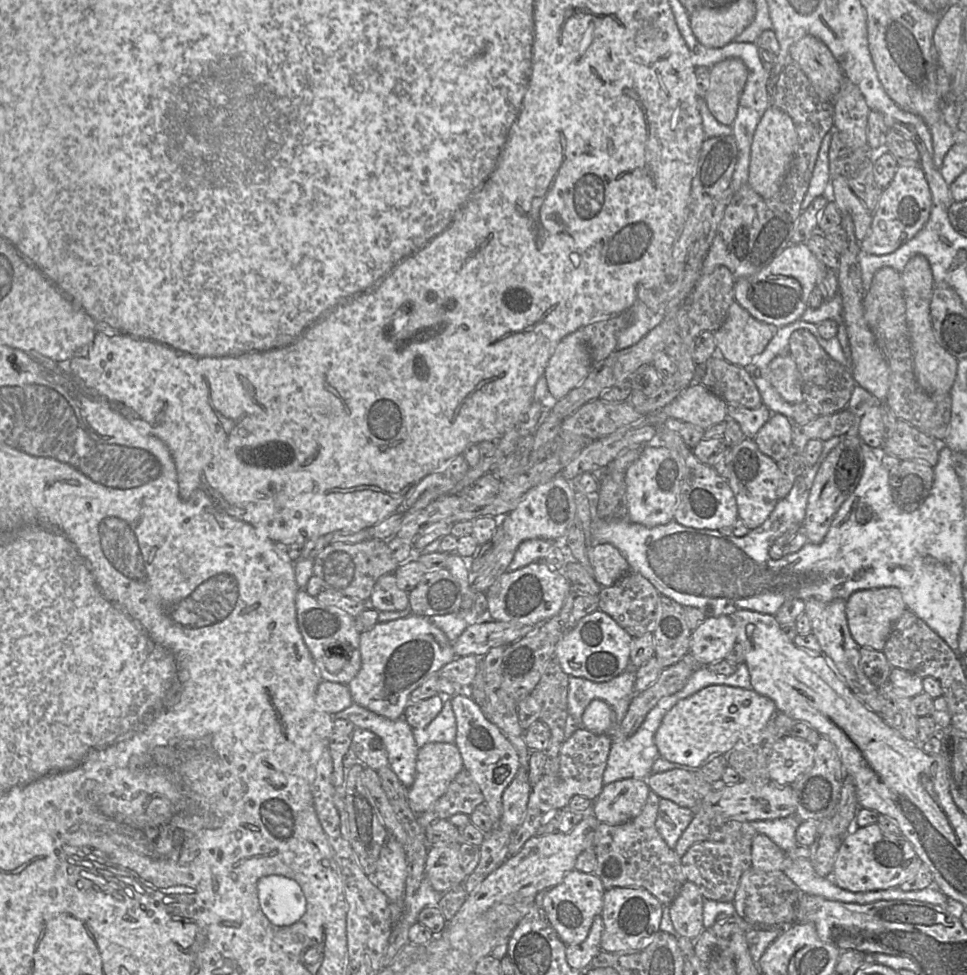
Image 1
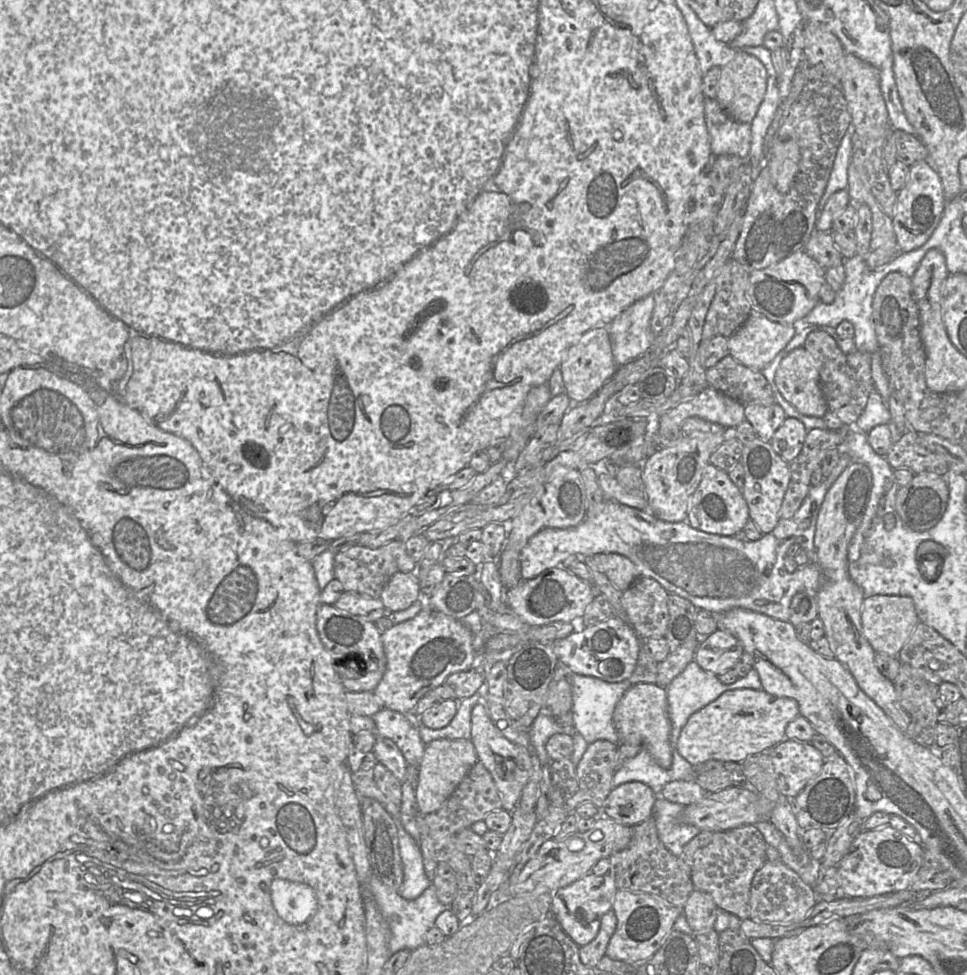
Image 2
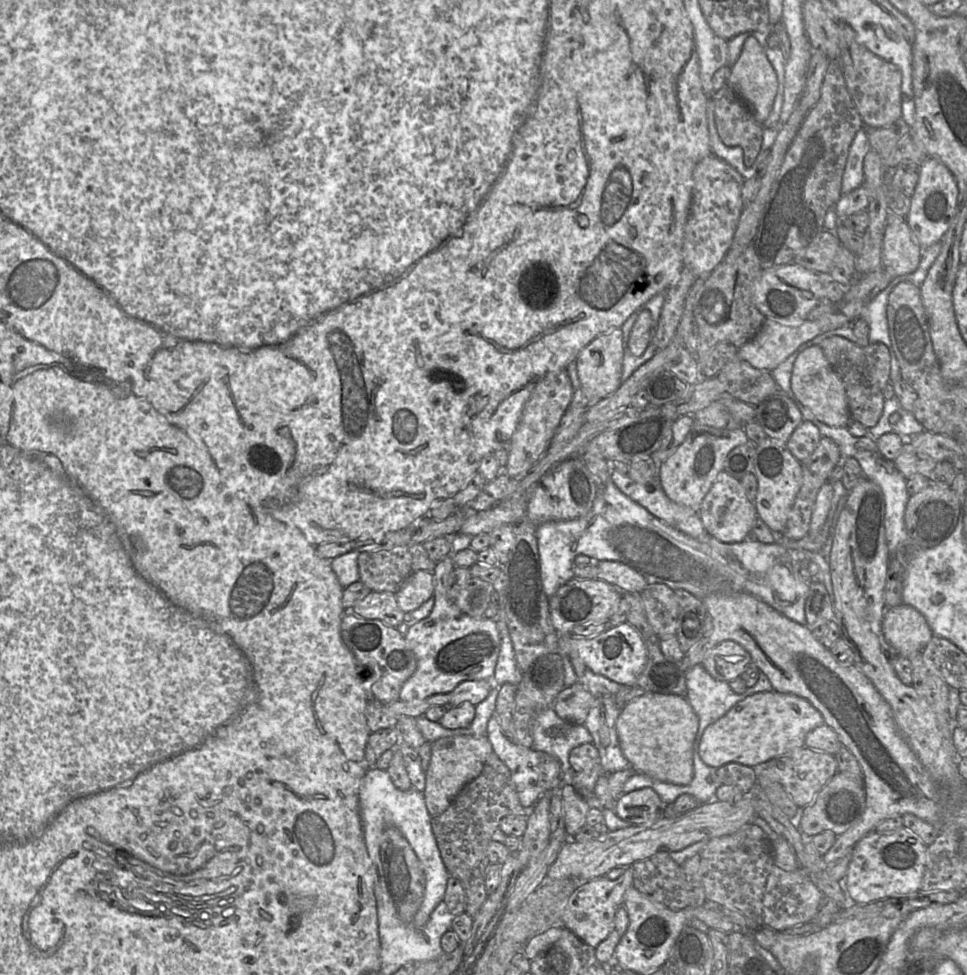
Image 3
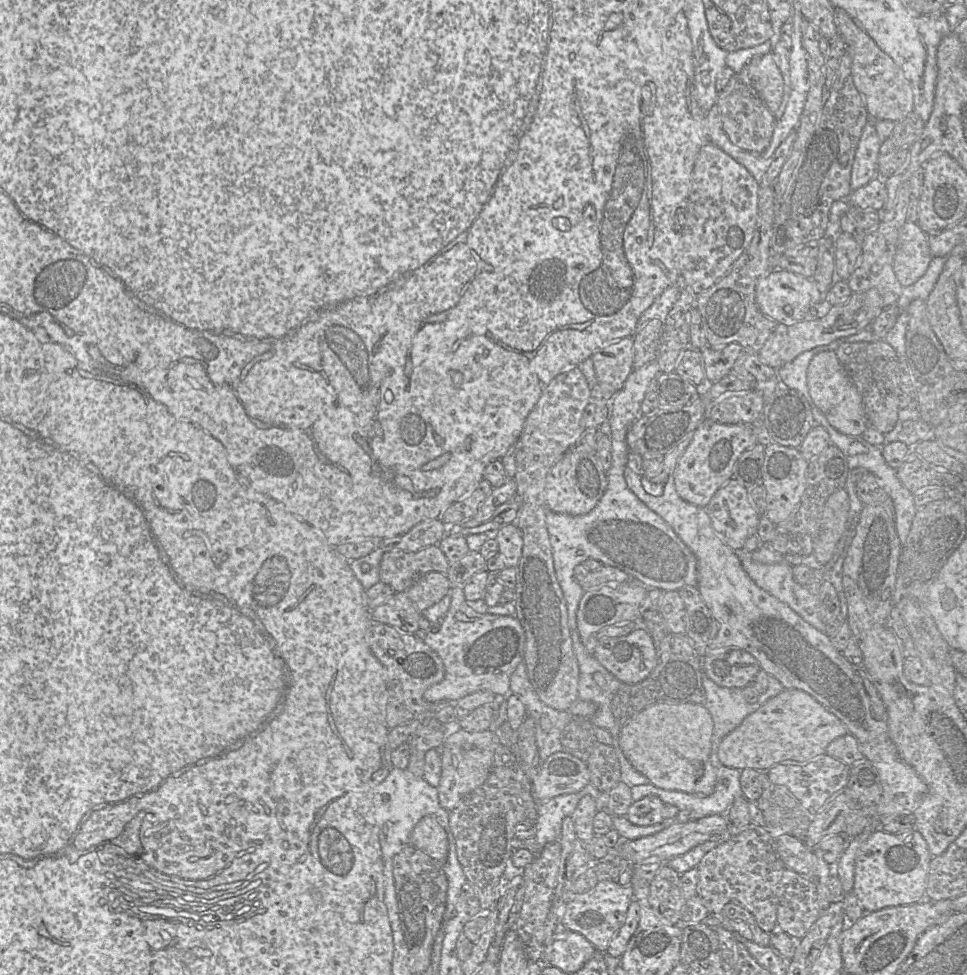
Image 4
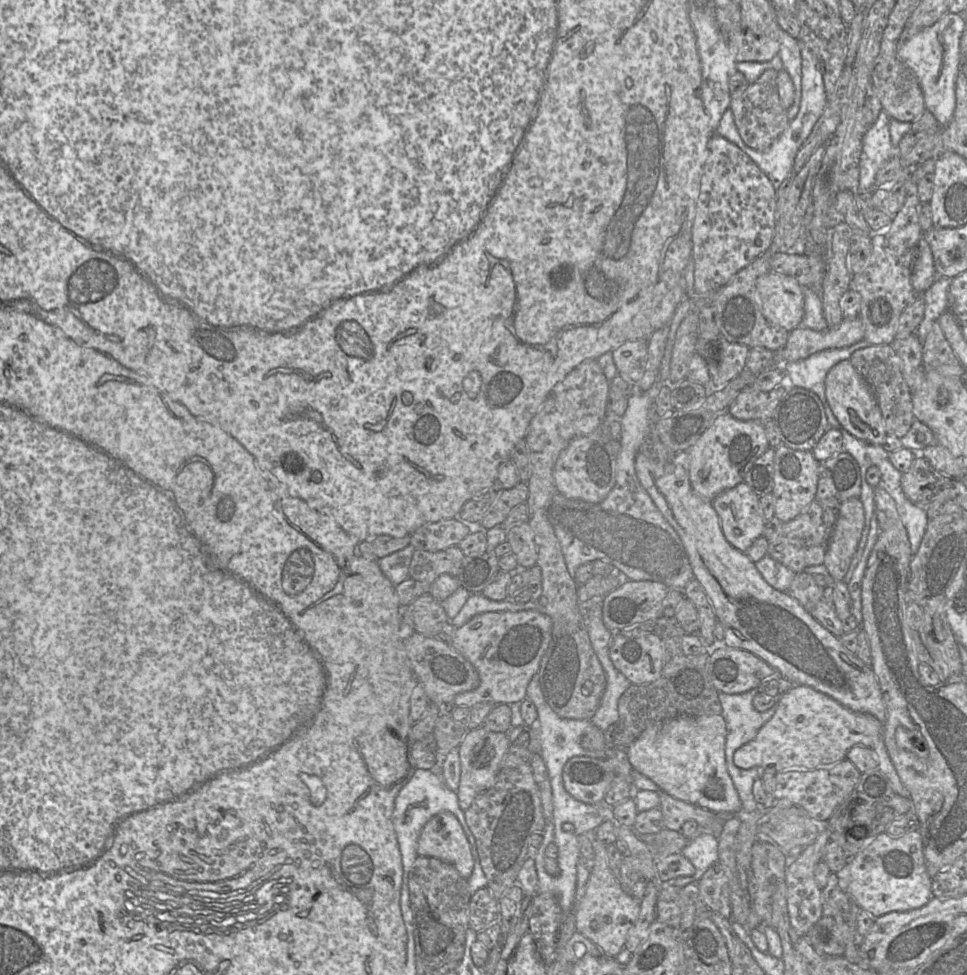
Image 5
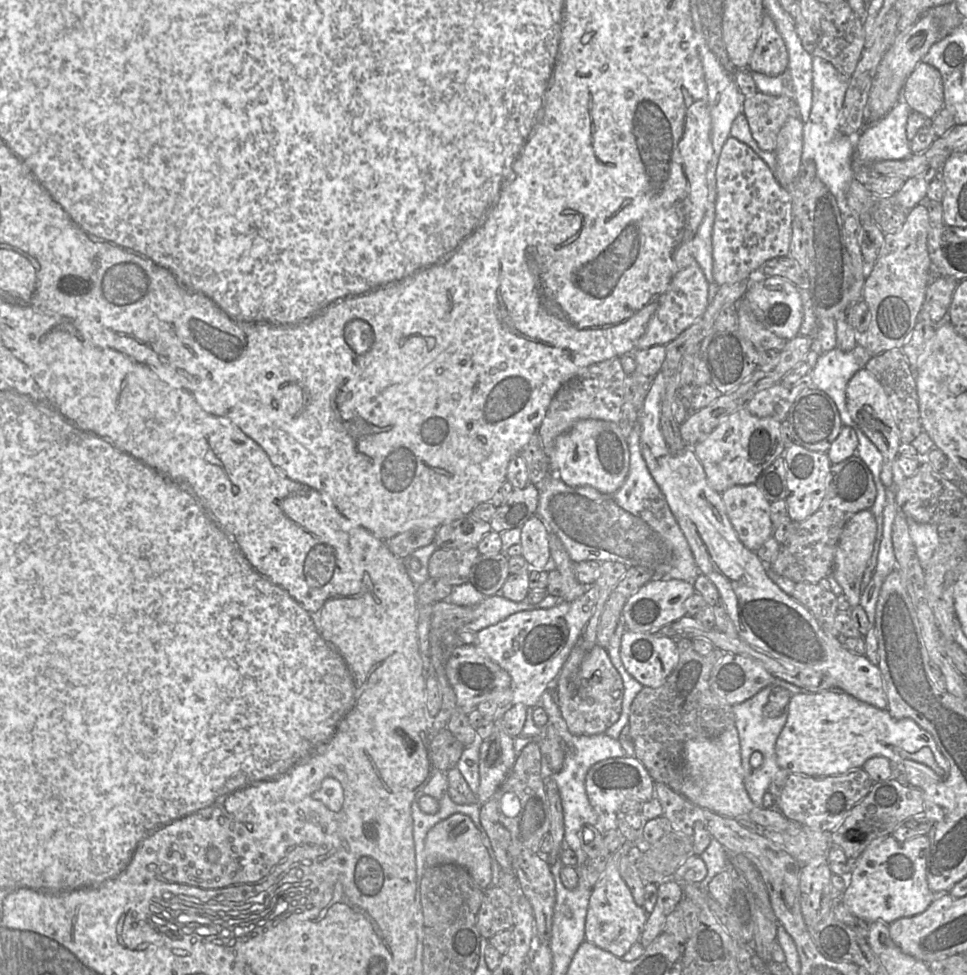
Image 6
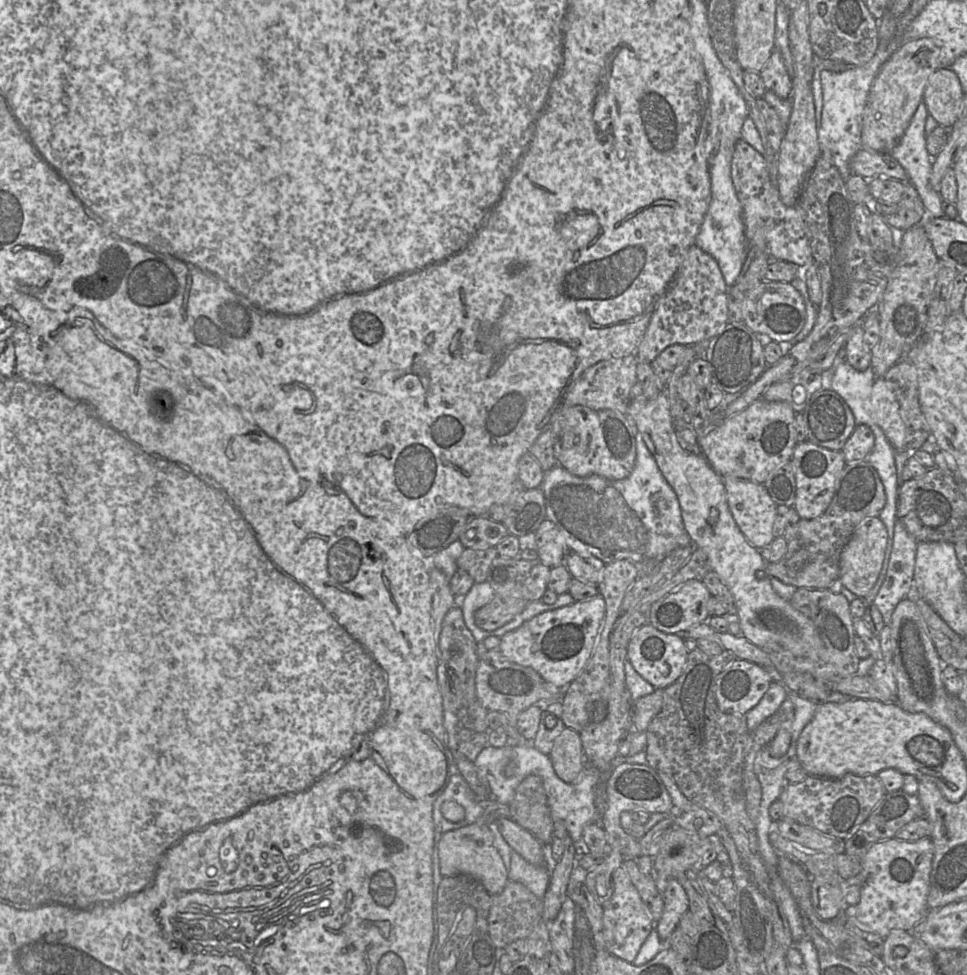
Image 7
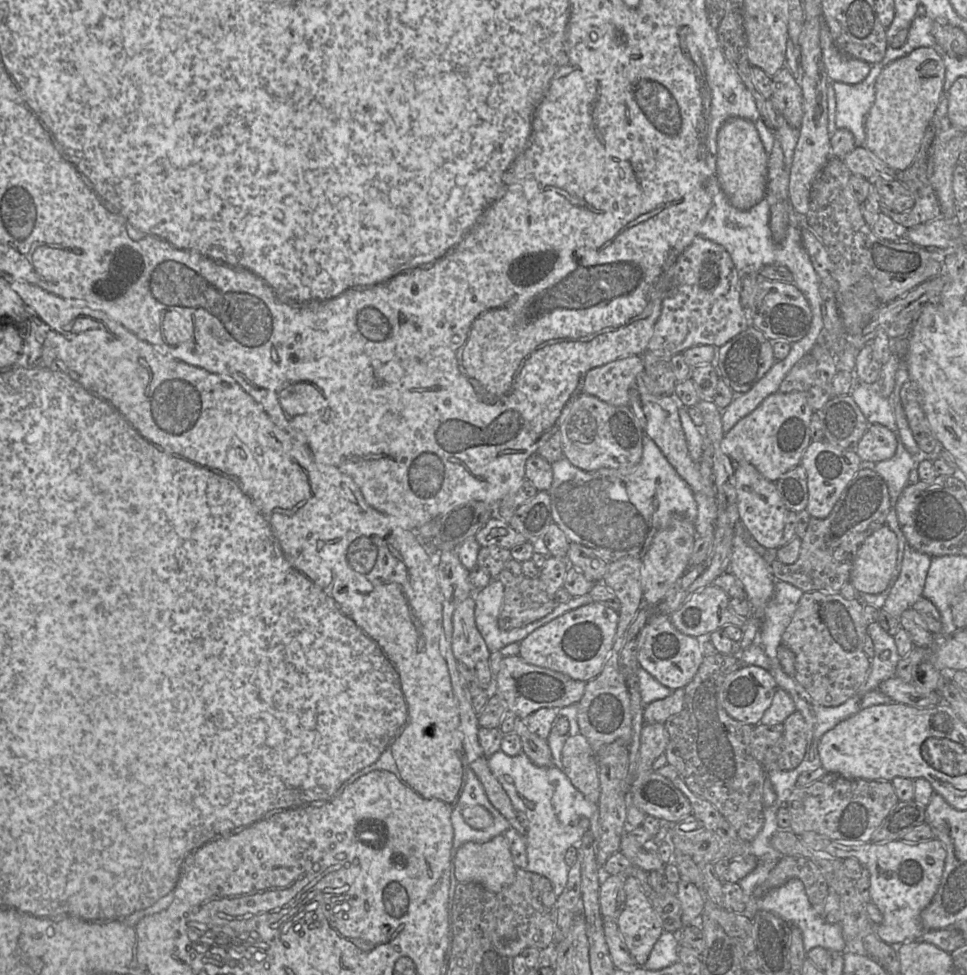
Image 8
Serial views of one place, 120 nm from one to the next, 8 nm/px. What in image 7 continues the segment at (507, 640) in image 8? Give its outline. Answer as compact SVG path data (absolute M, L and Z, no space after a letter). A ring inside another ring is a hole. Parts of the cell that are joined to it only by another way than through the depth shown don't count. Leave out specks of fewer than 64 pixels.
M487 582L475 583L465 596L455 596L455 606L458 606L462 609L464 622L465 622L467 628L472 633L472 636L474 637L474 639L477 643L482 643L484 641L484 639L486 639L487 637L499 637L500 638L503 635L505 635L506 633L519 628L524 623L524 622L522 622L521 624L512 628L511 630L502 632L499 635L491 635L490 633L486 632L485 630L477 627L475 625L475 621L474 621L475 611L480 609L481 607L485 606L489 602L491 602L492 599L494 598L494 596L495 596L495 591L491 587L491 585Z

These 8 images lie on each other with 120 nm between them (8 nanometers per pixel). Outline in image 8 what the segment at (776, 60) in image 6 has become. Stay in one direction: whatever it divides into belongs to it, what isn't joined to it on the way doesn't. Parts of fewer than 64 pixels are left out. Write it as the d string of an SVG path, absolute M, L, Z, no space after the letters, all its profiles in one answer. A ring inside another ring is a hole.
M784 66L772 77L772 101L777 112L794 129L801 126L804 102L800 85L789 69Z

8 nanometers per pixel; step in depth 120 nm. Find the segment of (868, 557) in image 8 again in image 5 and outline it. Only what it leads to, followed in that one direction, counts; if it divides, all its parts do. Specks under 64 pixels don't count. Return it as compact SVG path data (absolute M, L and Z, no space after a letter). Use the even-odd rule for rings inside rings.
M851 498L842 503L823 562L830 576L836 581L833 590L832 605L841 620L845 620L851 614L851 595L847 584L856 568L856 565L854 565L854 556L864 528L865 512L860 499Z

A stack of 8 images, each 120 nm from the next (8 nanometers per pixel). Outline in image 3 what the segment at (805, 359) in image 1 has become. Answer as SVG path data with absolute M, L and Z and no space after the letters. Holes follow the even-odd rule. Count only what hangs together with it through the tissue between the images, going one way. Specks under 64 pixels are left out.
M832 336L823 340L819 347L844 385L852 420L868 429L874 427L883 412L884 389L890 383L891 359L887 346L883 343L858 346L841 336Z

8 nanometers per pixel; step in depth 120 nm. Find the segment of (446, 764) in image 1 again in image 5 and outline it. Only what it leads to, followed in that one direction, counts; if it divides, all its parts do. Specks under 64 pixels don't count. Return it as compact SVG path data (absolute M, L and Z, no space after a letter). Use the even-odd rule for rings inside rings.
M483 727L469 730L457 748L461 763L461 774L456 794L462 810L468 809L478 795L495 784L500 765L510 744L505 733L488 731Z

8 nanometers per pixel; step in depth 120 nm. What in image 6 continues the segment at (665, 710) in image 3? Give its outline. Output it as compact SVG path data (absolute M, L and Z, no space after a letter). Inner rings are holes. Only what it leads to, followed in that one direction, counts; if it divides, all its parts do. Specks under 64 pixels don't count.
M728 727L718 737L691 739L682 747L681 767L684 781L680 794L694 805L720 816L747 816L757 825L779 833L797 835L802 826L786 818L779 810L757 807L751 801L743 782L743 768L738 731Z

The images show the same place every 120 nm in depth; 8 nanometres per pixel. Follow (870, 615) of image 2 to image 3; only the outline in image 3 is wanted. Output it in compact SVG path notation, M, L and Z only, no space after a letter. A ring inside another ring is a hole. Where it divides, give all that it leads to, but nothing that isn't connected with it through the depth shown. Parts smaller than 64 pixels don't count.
M906 603L887 608L882 632L893 652L911 660L918 649L924 649L934 635L925 617Z

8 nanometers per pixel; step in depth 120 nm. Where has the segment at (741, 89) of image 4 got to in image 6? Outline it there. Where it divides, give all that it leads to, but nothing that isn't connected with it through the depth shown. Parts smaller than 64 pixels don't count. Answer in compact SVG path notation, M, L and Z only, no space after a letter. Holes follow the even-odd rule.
M759 91L745 98L742 108L742 114L747 119L757 146L761 150L771 152L776 149L778 134L794 113L796 106L793 99Z

